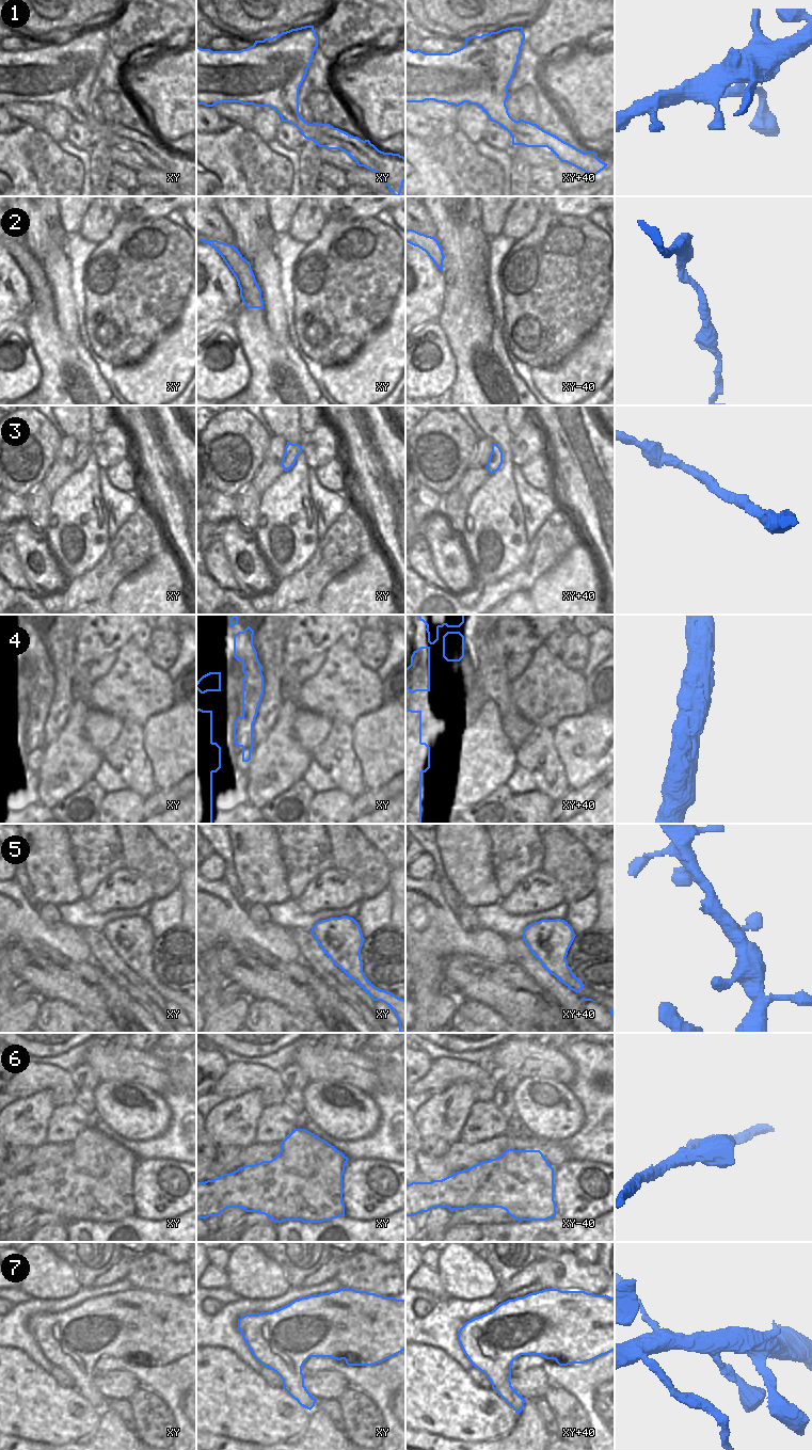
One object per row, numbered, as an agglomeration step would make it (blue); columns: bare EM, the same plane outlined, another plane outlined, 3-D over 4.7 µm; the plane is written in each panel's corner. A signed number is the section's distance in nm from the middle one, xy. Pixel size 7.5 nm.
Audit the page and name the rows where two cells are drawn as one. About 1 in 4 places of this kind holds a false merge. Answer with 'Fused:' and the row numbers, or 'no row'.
Fused: no row

